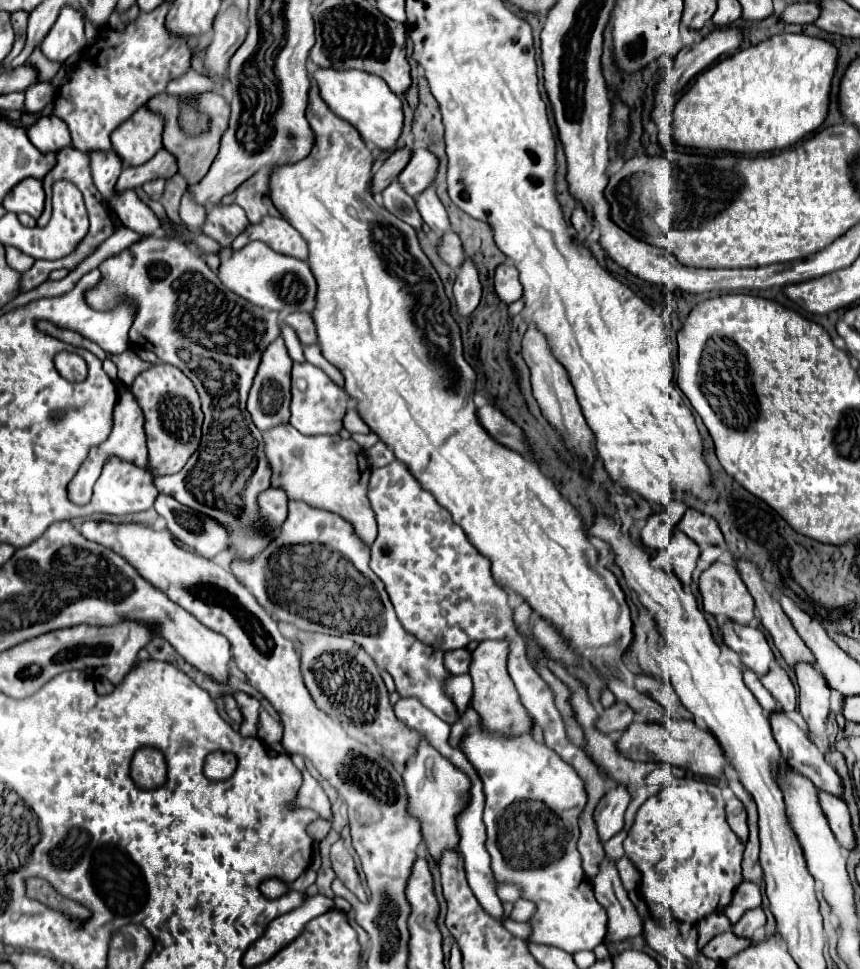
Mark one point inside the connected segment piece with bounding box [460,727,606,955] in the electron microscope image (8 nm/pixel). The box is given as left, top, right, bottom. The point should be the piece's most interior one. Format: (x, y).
(533, 799)

